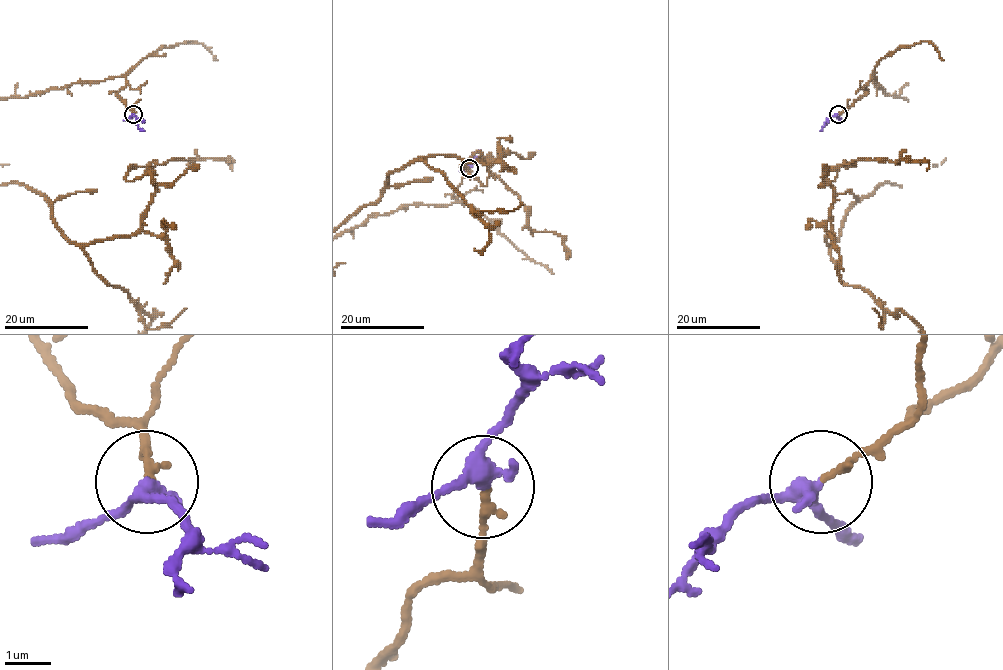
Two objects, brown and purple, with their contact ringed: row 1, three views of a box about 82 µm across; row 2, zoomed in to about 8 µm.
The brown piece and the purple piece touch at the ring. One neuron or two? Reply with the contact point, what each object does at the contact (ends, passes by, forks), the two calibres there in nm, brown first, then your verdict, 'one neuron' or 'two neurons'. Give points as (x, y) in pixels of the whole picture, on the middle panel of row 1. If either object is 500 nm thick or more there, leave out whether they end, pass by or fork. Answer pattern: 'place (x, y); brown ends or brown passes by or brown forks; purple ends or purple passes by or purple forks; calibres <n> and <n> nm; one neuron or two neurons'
place (469, 168); brown ends; purple passes by; calibres 170 and 300 nm; two neurons

